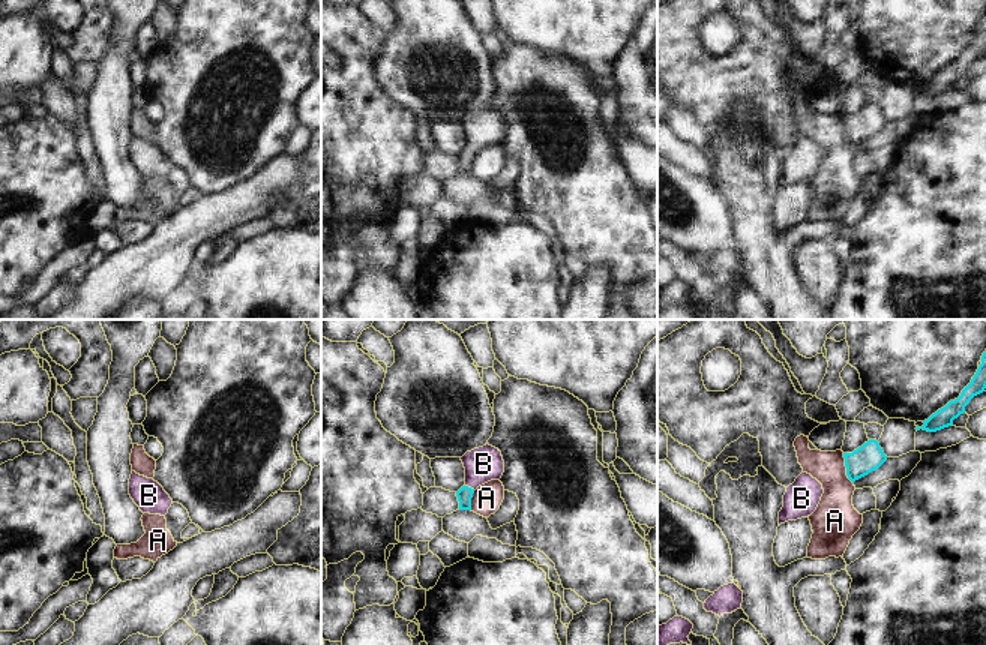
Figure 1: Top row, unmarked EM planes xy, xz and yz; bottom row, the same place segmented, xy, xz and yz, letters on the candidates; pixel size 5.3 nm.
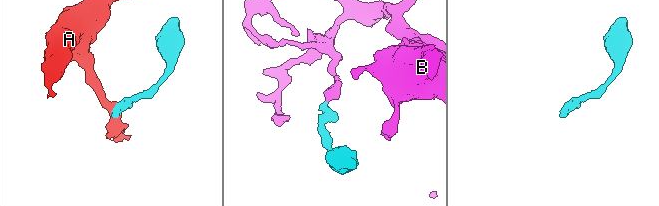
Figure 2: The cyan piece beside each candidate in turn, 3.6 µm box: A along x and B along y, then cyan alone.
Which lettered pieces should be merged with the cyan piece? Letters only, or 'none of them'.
B

